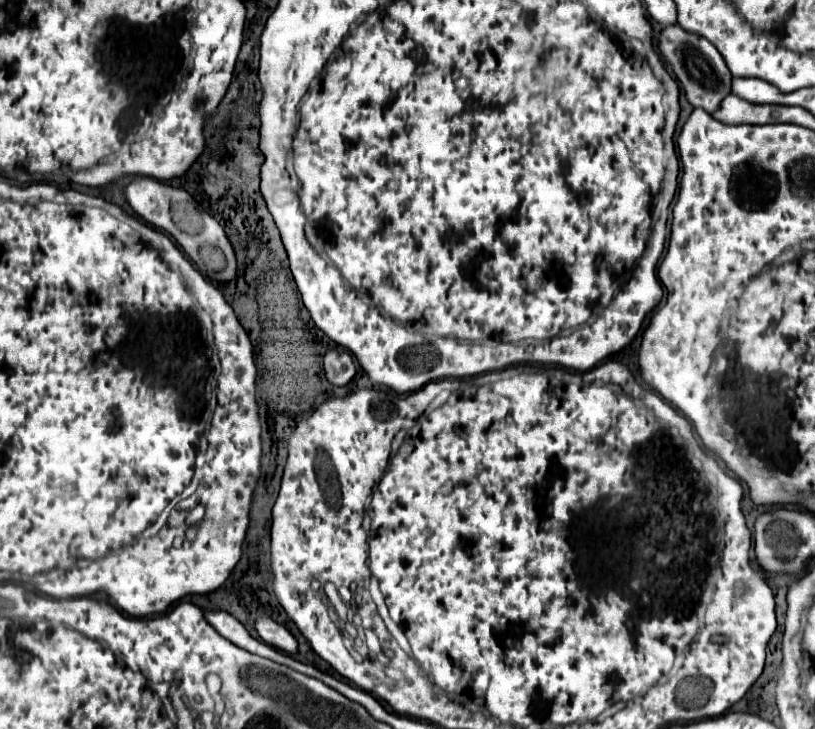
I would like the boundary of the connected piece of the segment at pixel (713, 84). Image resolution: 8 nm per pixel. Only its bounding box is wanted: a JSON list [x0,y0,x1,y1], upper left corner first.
[659,26,733,114]

